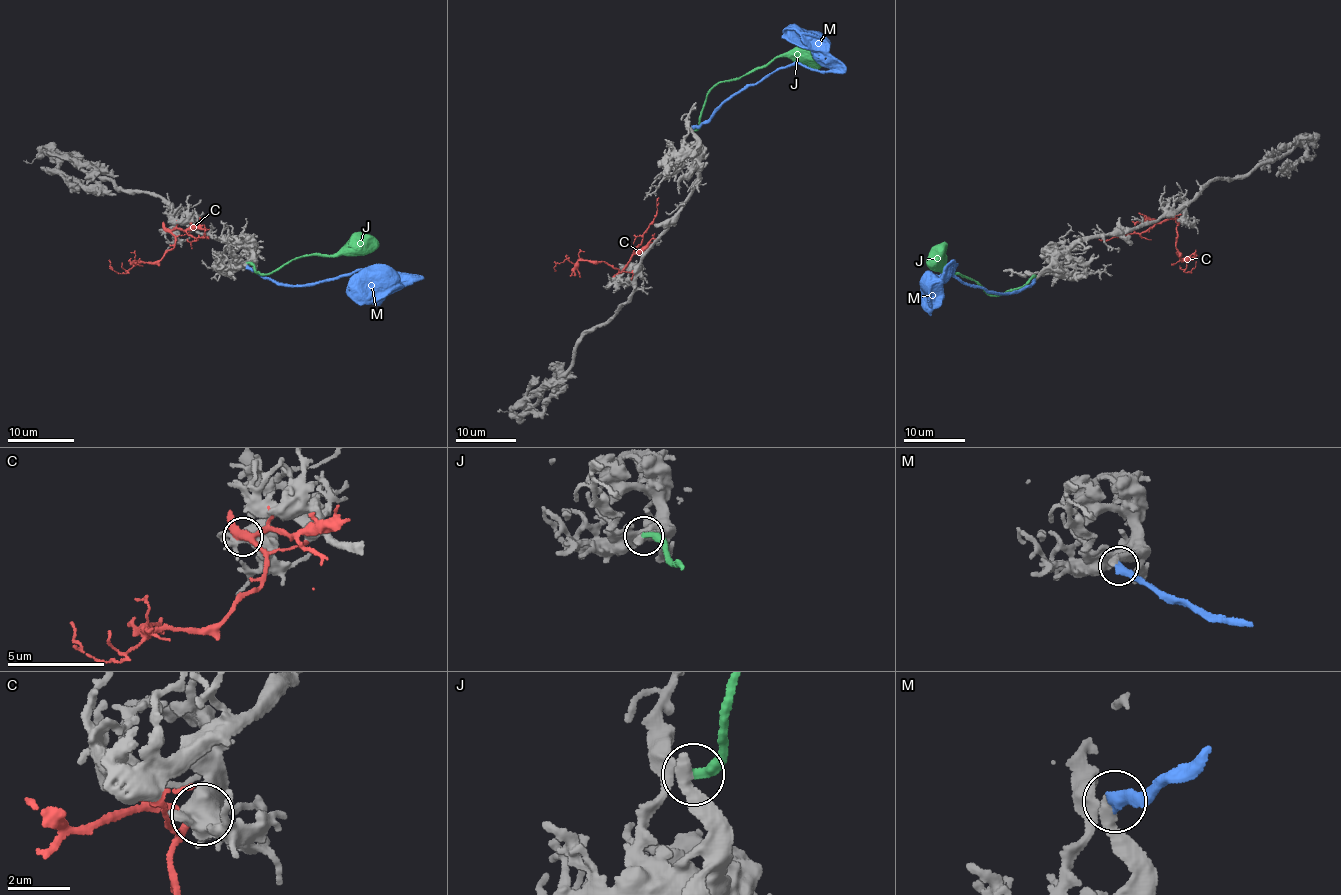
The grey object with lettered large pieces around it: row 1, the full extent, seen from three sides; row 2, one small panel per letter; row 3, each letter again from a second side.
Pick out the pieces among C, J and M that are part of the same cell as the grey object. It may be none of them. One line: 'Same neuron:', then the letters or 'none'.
Same neuron: M

